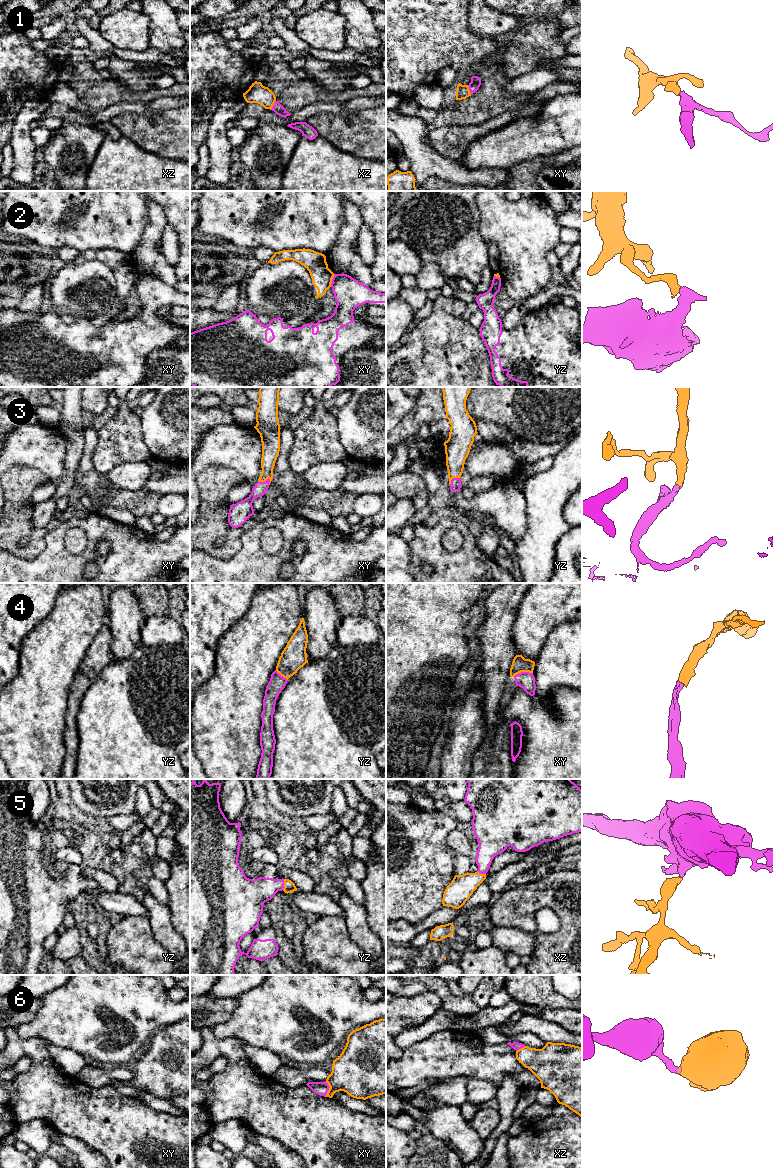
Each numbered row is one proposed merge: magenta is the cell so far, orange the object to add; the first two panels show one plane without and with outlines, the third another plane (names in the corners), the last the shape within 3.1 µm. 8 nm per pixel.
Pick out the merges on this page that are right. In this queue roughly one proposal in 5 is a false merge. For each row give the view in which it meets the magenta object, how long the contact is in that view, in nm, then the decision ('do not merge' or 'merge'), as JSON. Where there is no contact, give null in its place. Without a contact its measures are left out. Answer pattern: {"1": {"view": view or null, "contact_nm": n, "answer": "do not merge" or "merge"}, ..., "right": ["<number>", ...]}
{"1": {"view": "xz", "contact_nm": 90, "answer": "merge"}, "2": {"view": "xy", "contact_nm": 110, "answer": "do not merge"}, "3": {"view": "xy", "contact_nm": 120, "answer": "merge"}, "4": {"view": "xy", "contact_nm": 160, "answer": "merge"}, "5": {"view": "yz", "contact_nm": 90, "answer": "merge"}, "6": {"view": "xy", "contact_nm": 130, "answer": "merge"}, "right": ["1", "3", "4", "5", "6"]}

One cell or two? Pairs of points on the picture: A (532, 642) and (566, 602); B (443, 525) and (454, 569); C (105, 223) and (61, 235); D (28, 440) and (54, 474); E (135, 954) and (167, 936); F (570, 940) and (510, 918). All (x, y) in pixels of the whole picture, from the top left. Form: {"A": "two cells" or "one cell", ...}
{"A": "one cell", "B": "one cell", "C": "one cell", "D": "one cell", "E": "two cells", "F": "one cell"}

